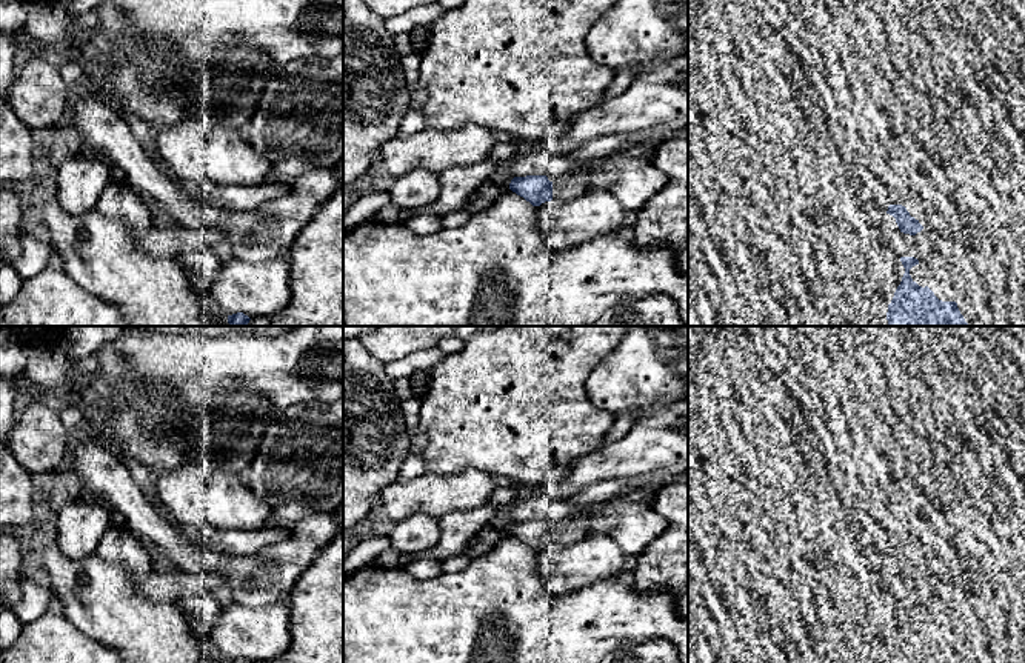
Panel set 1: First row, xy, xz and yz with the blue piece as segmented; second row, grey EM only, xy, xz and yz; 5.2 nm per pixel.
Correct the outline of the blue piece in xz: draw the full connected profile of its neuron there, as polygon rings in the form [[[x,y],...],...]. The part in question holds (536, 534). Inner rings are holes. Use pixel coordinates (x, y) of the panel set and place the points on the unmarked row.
[[[569,517],[560,520],[556,526],[546,520],[514,521],[509,534],[523,541],[533,551],[545,546],[569,546],[585,537],[588,518]]]

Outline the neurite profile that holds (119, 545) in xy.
[[[126,523],[111,525],[100,538],[95,554],[108,563],[122,566],[132,577],[152,572],[143,538],[135,535]]]

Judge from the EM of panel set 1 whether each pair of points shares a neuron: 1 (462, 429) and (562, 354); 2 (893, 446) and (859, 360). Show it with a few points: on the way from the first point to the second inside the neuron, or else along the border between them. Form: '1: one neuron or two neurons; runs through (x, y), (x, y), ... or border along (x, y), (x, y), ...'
1: one neuron; runs through (487, 406), (502, 405), (539, 368)
2: two neurons; border along (884, 365), (884, 389), (859, 429)

